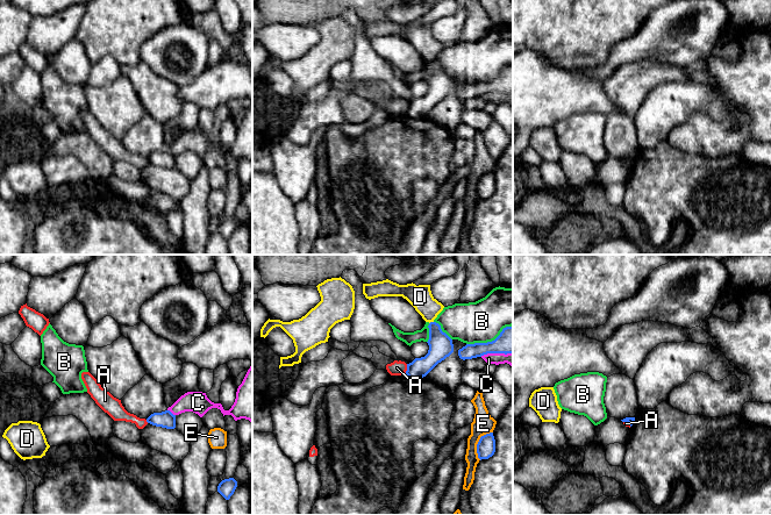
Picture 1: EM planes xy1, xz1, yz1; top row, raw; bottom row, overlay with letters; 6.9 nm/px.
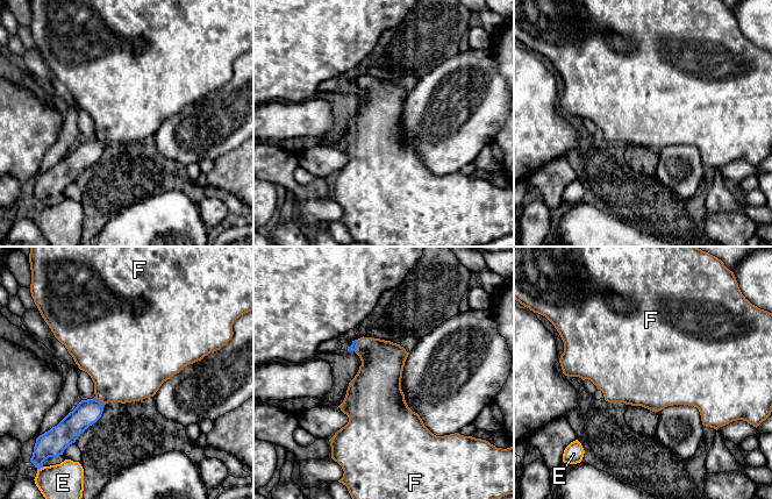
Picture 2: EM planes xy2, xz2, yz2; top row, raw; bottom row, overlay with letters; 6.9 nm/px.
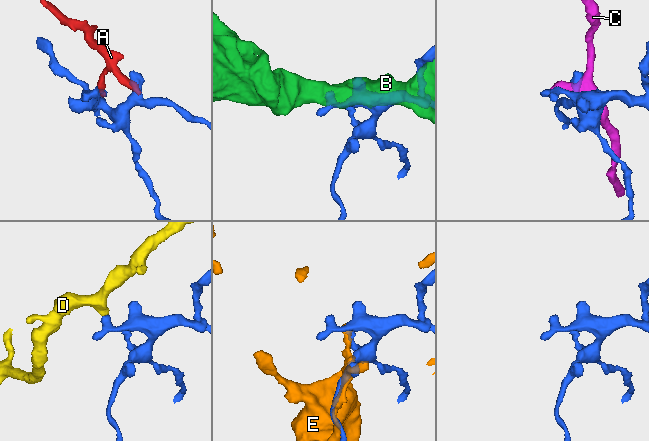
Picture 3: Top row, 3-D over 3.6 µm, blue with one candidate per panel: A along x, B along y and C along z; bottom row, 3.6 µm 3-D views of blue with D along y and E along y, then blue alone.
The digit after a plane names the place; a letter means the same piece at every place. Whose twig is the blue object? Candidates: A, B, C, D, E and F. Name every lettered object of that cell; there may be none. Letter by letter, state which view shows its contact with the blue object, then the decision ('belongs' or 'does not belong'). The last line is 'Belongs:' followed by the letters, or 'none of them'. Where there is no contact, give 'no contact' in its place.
A: contact in xz1; does not belong
B: contact in xz1; does not belong
C: contact in xy1; does not belong
D: contact in xz1; does not belong
E: contact in xz1; does not belong
F: contact in xz2; belongs
Belongs: F

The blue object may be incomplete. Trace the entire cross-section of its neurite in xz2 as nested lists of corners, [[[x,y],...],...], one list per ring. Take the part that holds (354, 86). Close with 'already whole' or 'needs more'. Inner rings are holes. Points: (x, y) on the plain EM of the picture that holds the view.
[[[363,76],[352,80],[352,84],[348,86],[348,91],[355,91],[359,95],[362,105],[355,117],[349,122],[345,137],[338,145],[348,155],[349,162],[337,170],[329,181],[331,198],[344,211],[338,221],[346,226],[353,242],[366,243],[369,247],[477,247],[501,238],[505,235],[514,234],[514,186],[507,188],[496,187],[486,179],[464,176],[459,172],[436,176],[424,165],[420,155],[408,147],[401,129],[402,111],[409,94],[403,86],[391,80]]]; needs more

